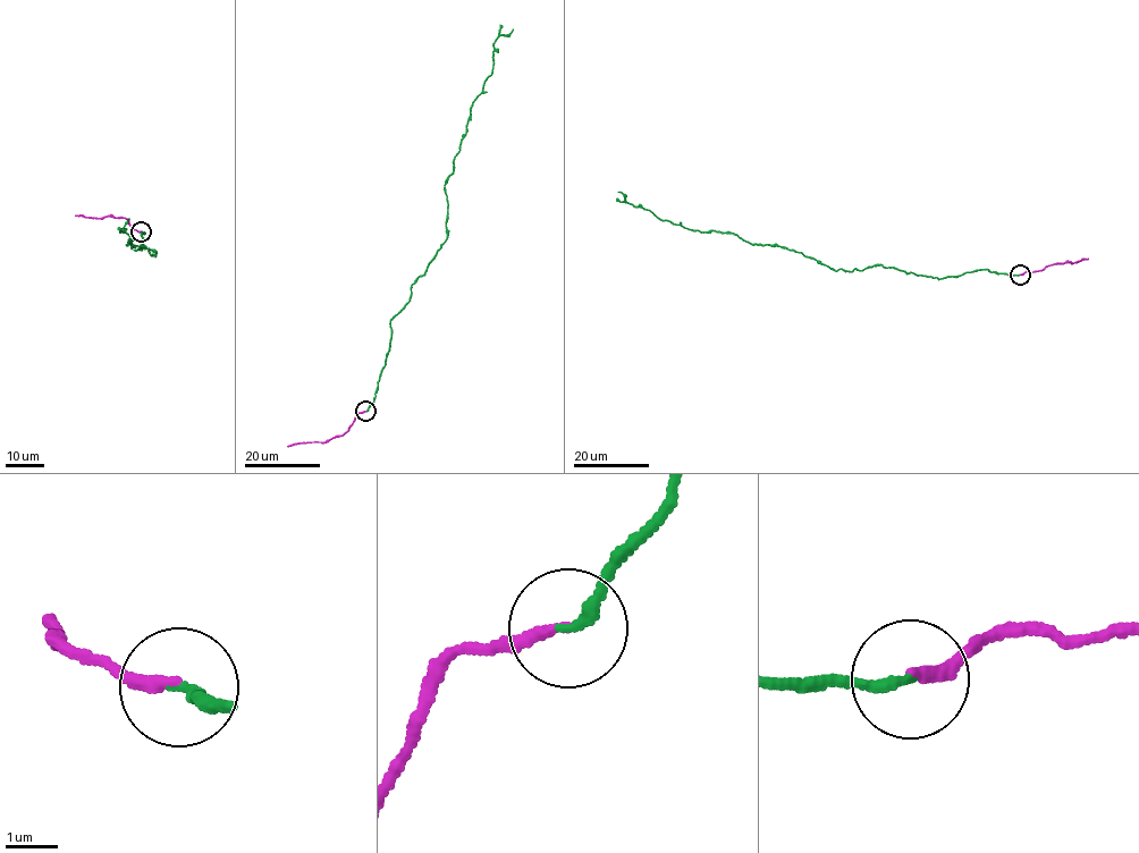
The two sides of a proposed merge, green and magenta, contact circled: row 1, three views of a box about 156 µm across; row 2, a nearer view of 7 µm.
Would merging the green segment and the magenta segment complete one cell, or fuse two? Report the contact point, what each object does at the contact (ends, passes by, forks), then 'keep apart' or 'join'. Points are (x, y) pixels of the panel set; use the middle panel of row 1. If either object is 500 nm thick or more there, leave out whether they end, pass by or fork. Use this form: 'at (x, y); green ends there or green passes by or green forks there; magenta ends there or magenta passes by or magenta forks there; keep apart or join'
at (365, 411); green ends there; magenta ends there; keep apart

